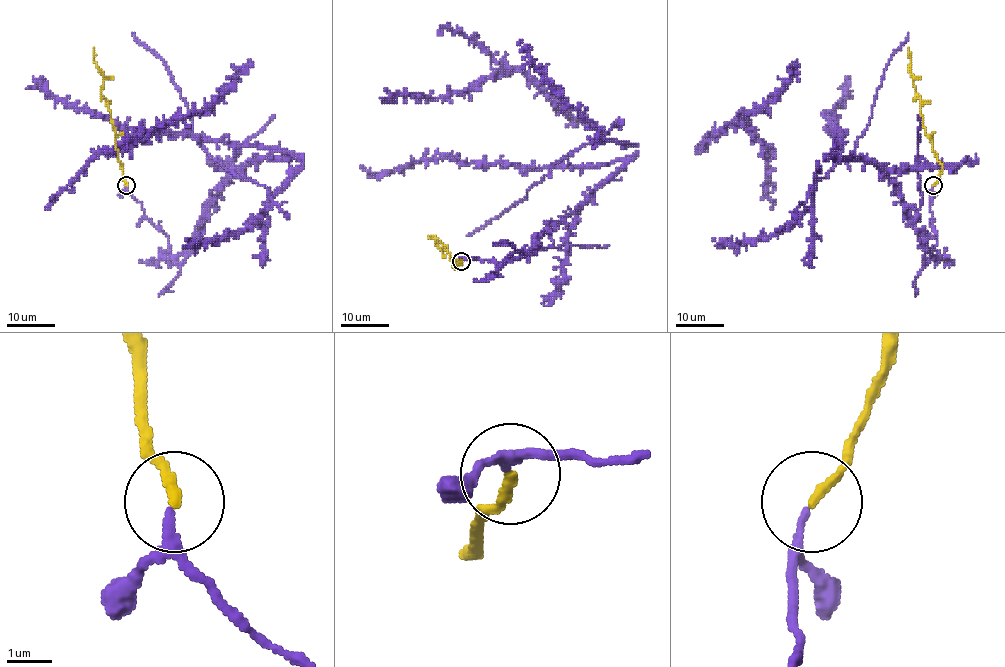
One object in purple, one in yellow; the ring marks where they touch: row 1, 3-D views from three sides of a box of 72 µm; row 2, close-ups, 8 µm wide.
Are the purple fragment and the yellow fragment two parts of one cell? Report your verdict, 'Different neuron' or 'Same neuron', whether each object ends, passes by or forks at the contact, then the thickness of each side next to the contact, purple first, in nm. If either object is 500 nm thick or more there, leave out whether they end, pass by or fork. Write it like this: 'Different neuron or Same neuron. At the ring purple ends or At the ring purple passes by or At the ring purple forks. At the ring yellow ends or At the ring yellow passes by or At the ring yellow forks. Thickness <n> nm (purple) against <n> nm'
Same neuron. At the ring purple passes by. At the ring yellow ends. Thickness 130 nm (purple) against 240 nm

